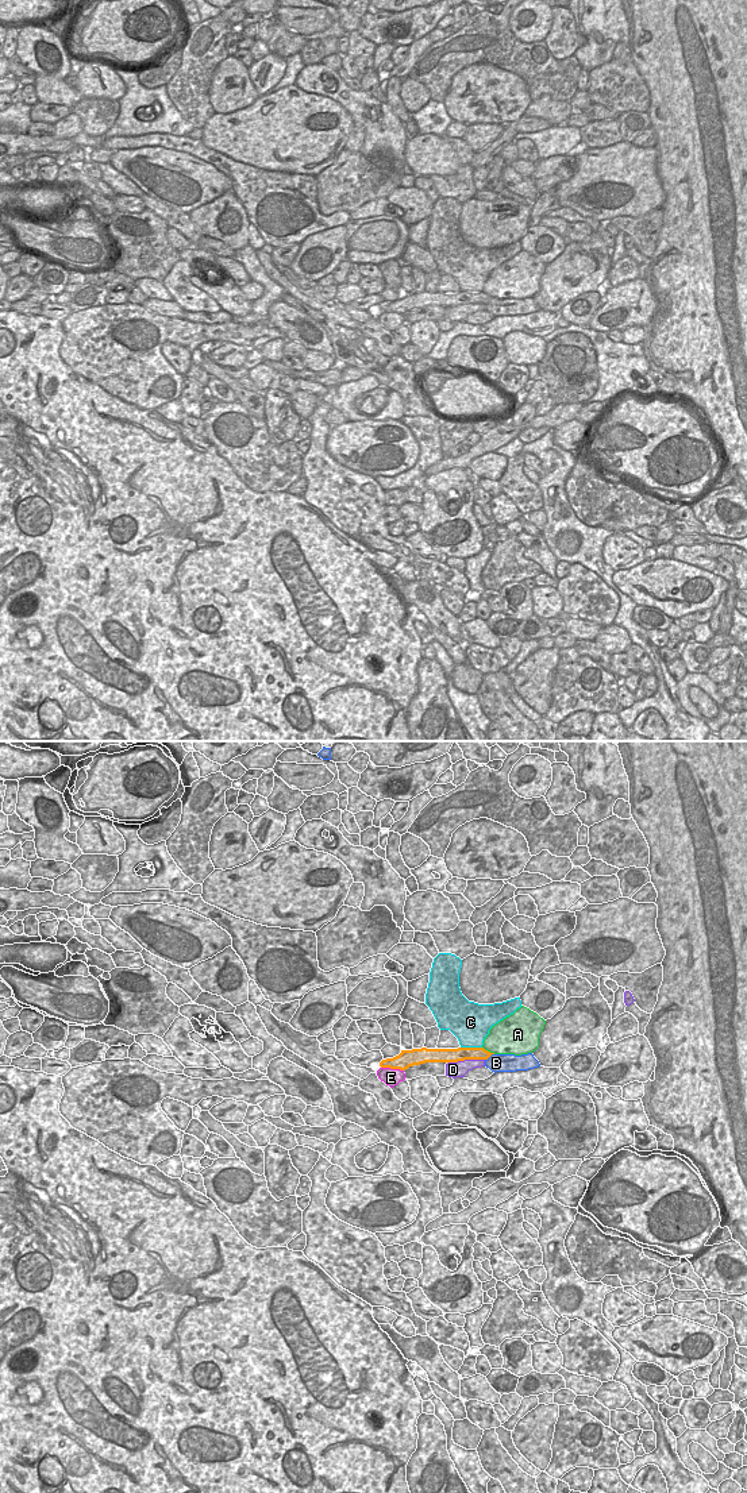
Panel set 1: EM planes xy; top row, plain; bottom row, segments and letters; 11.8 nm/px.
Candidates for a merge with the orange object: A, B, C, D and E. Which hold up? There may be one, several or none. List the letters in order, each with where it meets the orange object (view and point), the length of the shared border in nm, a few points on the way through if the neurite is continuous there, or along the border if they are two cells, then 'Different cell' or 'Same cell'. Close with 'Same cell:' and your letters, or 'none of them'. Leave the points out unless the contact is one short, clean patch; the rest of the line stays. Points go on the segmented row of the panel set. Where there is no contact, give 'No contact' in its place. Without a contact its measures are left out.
A: Touches orange at xy (489, 1052). Shared border 180 nm. Different cell
B: Touches orange at xy (489, 1056). Shared border 140 nm. Different cell
C: Touches orange at xy (472, 1048). Shared border 260 nm. Different cell
D: Touches orange at xy (465, 1059). Shared border 460 nm. Different cell
E: Touches orange at xy (392, 1068). Shared border 280 nm. Different cell
Same cell: none of them

